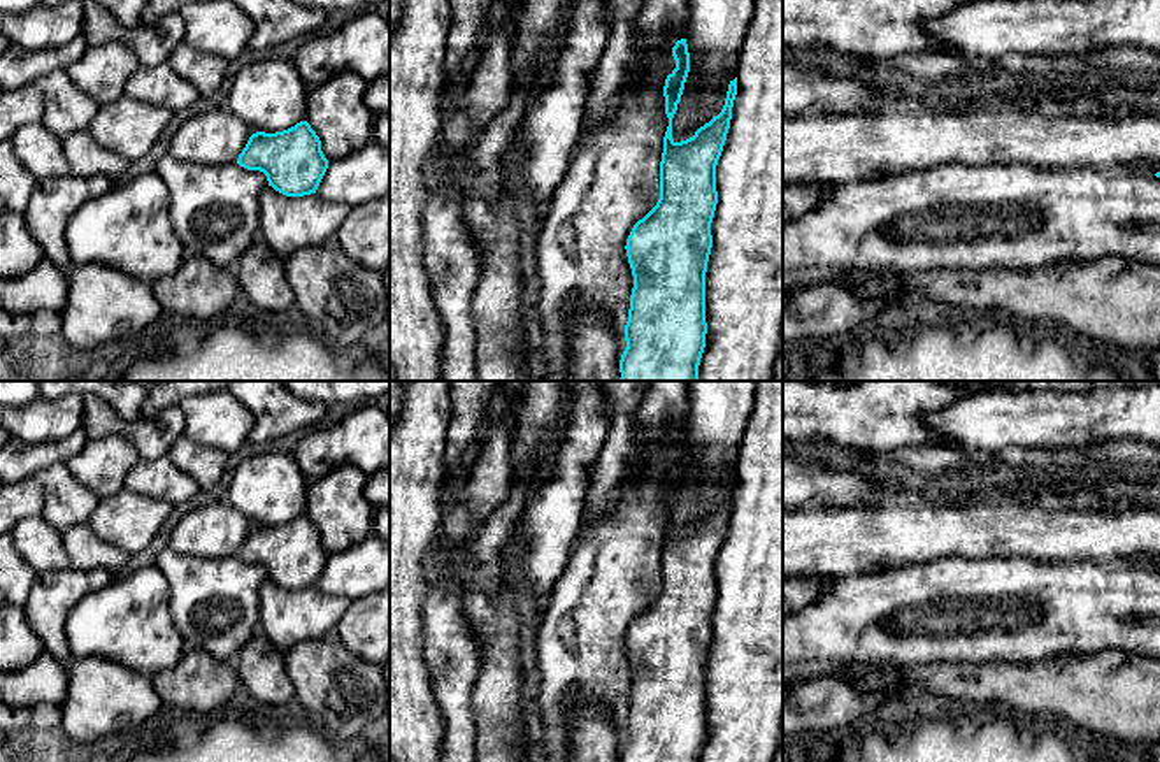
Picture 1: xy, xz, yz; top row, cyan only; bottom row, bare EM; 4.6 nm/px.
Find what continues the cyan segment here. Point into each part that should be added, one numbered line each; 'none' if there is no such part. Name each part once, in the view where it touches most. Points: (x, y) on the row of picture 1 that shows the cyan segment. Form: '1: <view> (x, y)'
none

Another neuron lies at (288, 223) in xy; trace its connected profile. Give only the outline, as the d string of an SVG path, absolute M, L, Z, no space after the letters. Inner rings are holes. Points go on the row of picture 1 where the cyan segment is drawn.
M269 184L261 190L258 205L260 235L283 260L297 249L335 239L349 214L346 204L328 202L316 193L286 197Z

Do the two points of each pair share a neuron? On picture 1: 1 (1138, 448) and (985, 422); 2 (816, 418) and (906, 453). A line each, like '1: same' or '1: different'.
1: different
2: different

